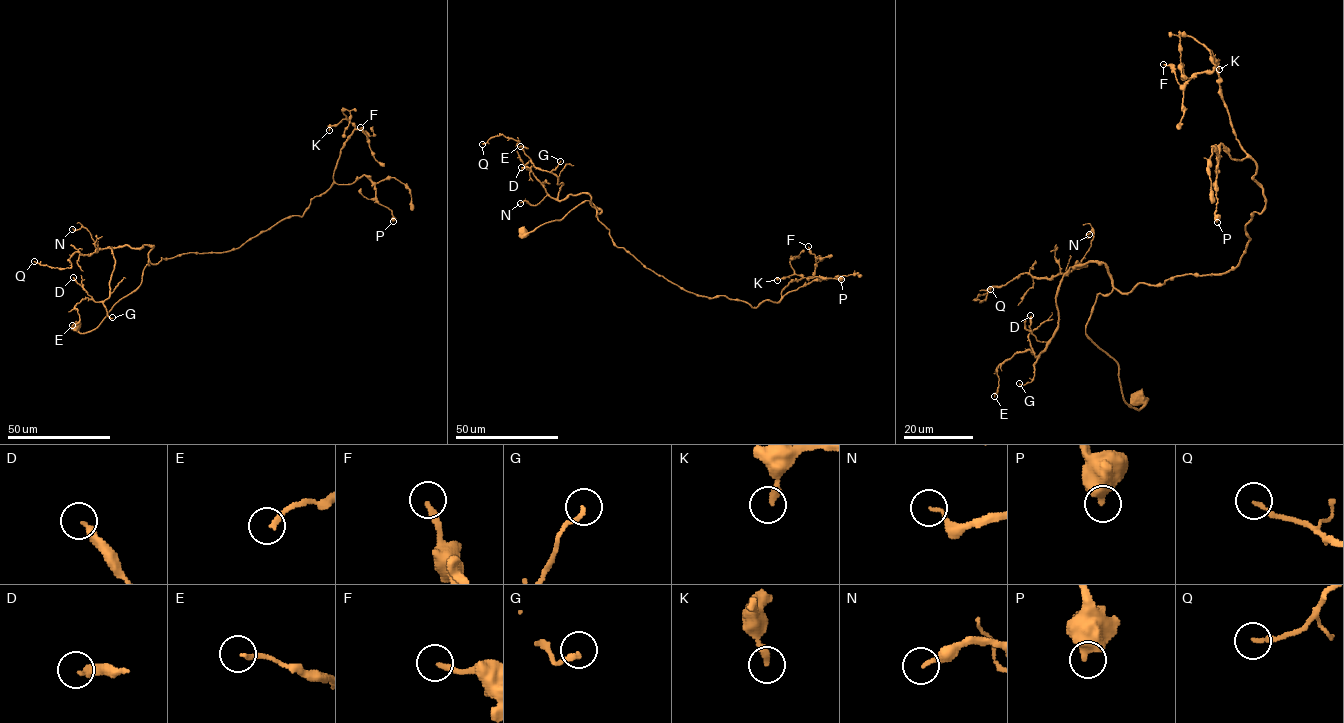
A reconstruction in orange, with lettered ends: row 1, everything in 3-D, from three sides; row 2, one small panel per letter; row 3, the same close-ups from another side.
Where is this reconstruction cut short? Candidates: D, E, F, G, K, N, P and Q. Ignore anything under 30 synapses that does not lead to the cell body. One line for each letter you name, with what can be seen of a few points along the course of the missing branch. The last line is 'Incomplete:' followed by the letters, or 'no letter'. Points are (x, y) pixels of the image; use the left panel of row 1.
Incomplete: no letter

